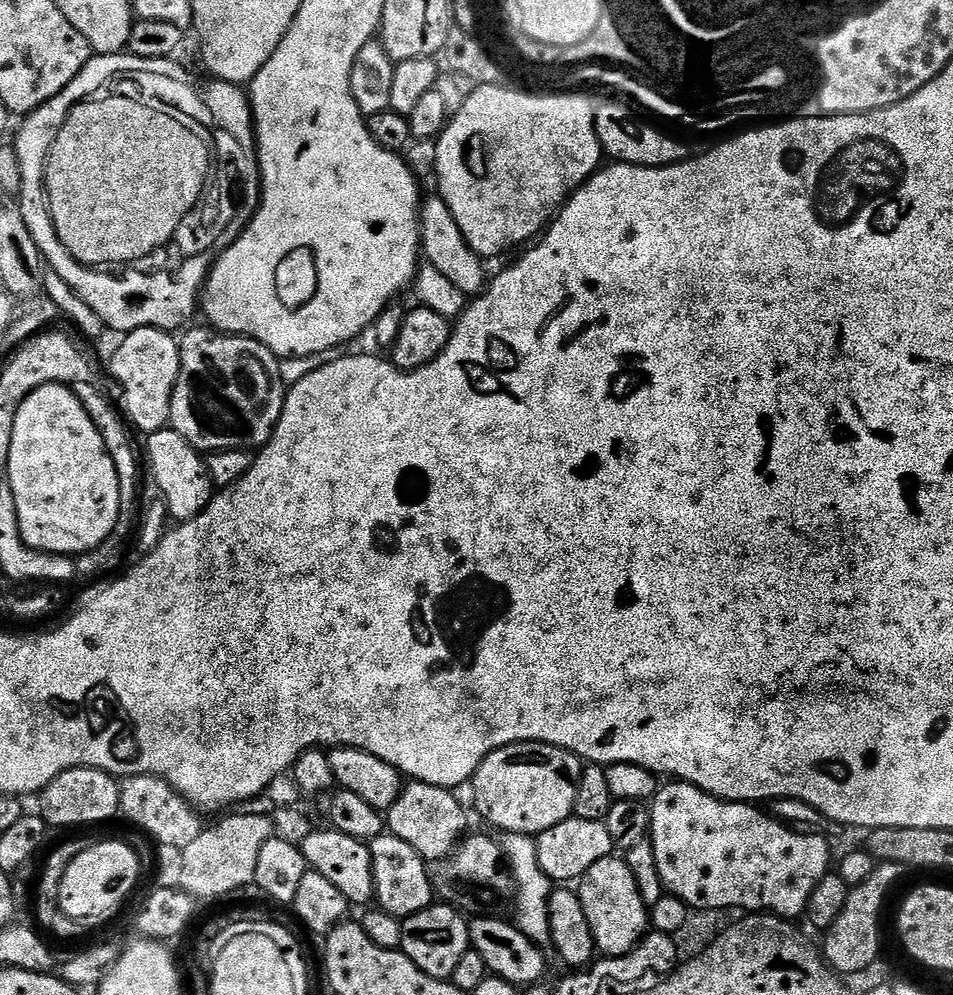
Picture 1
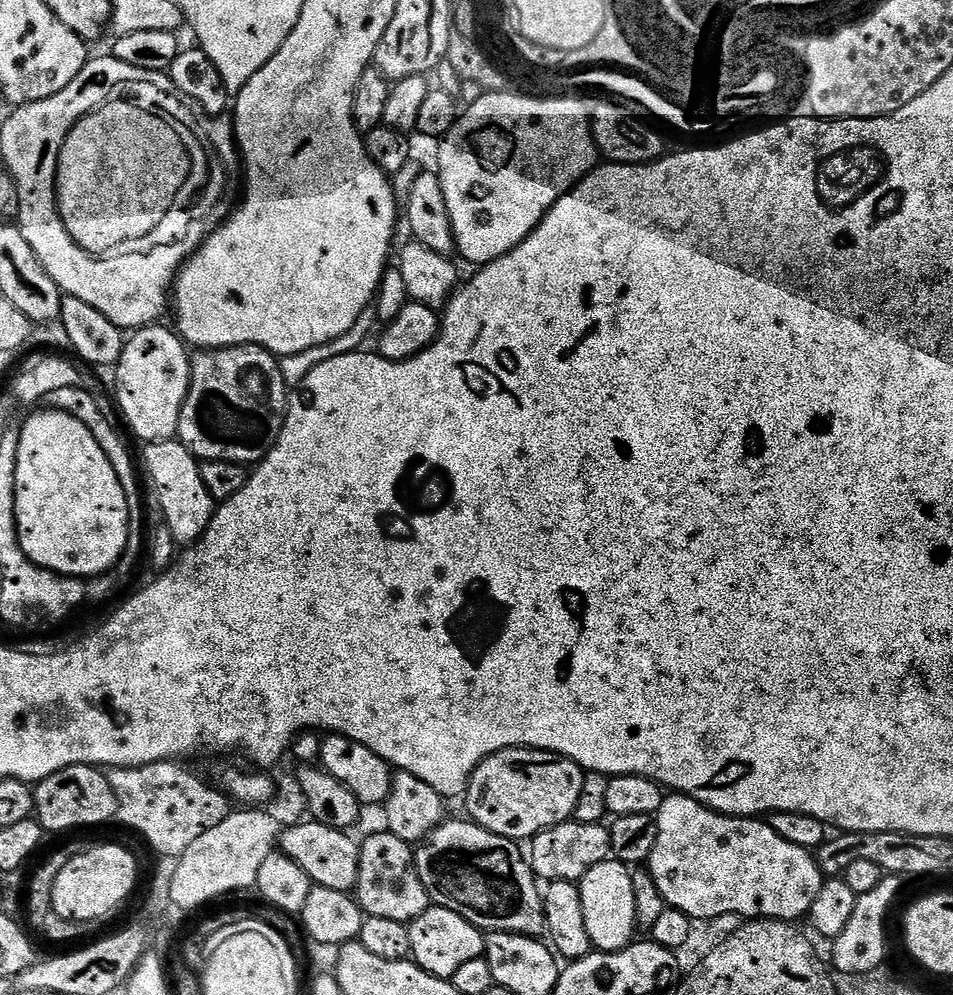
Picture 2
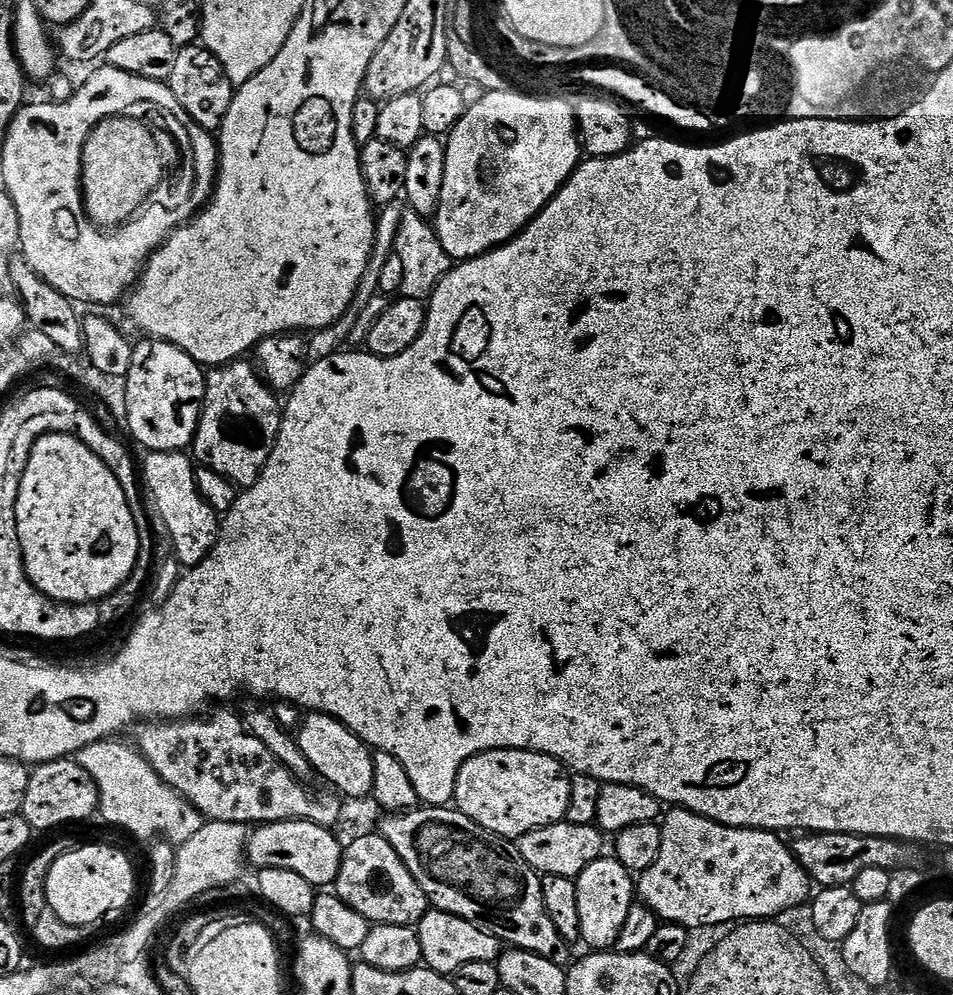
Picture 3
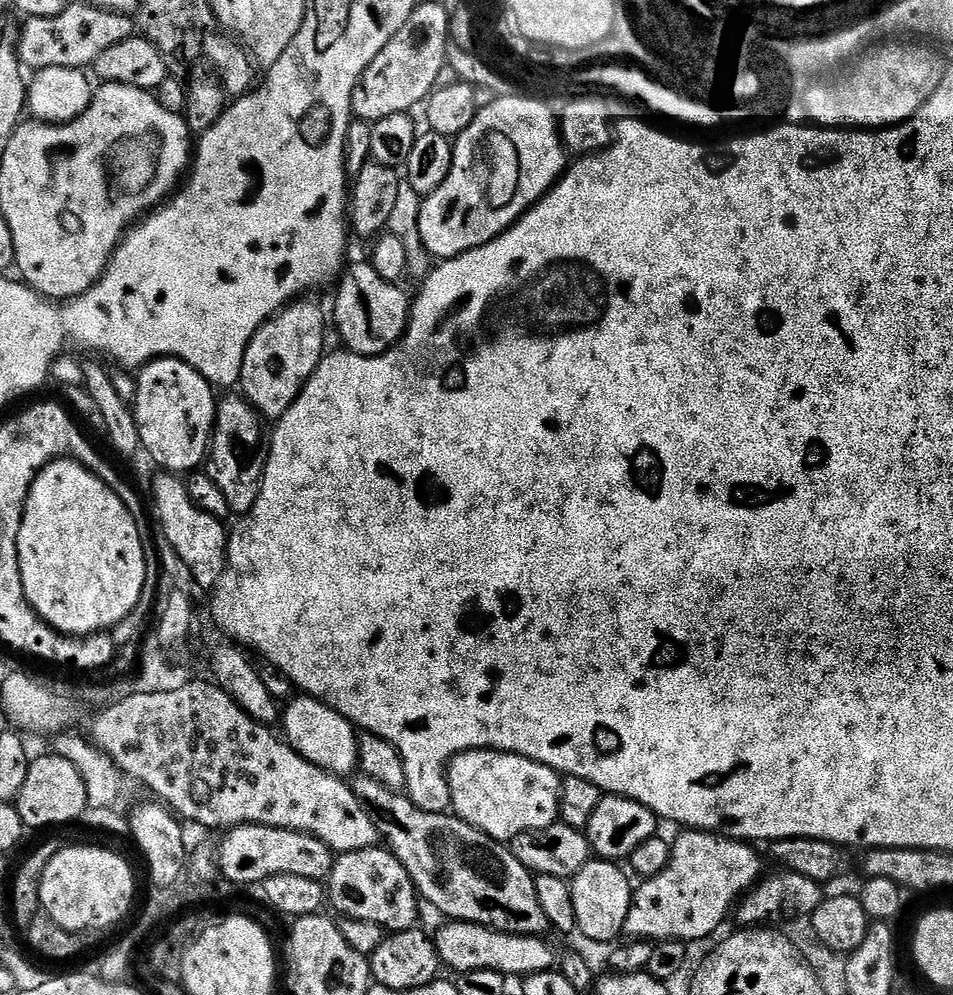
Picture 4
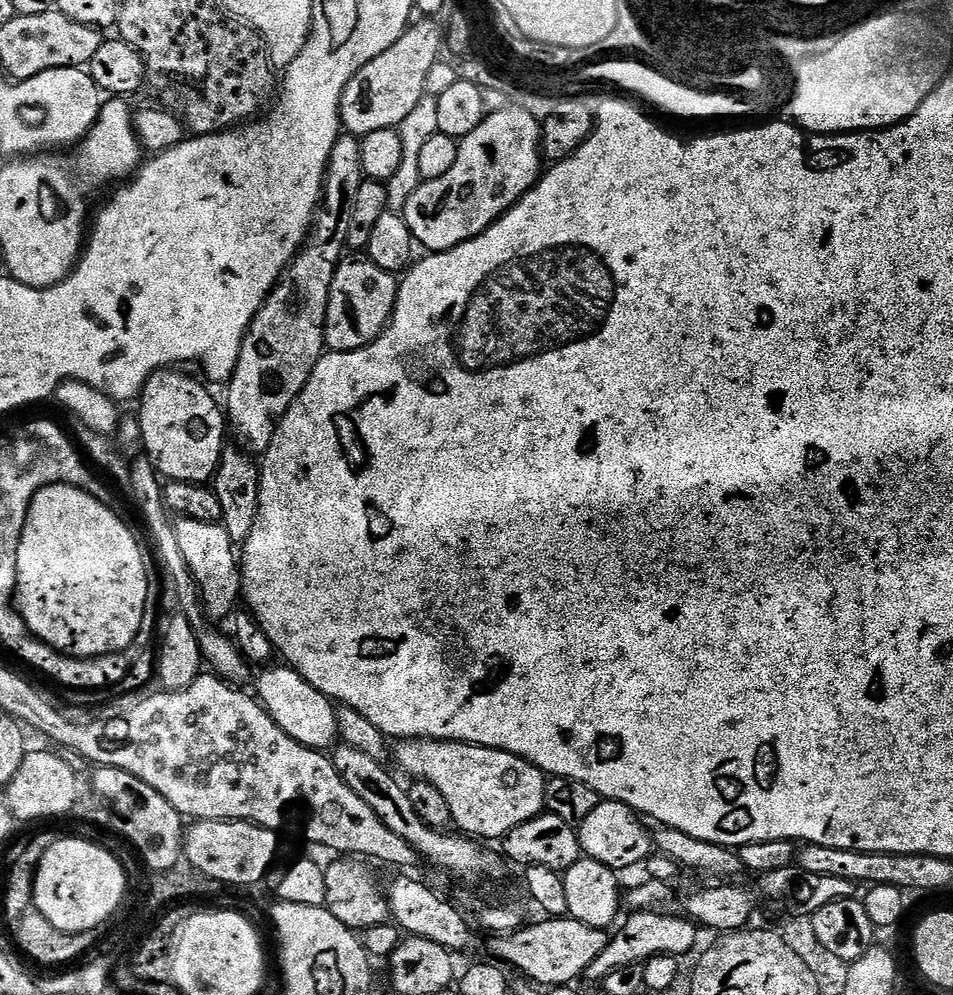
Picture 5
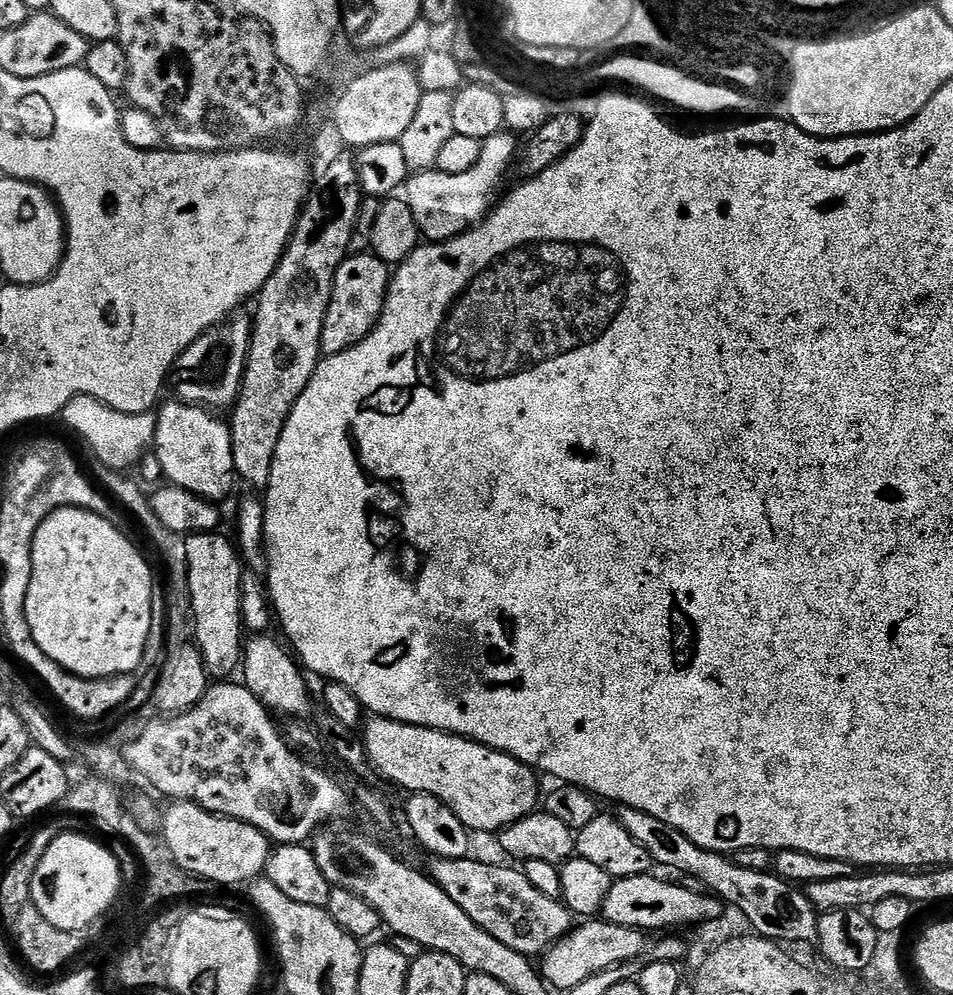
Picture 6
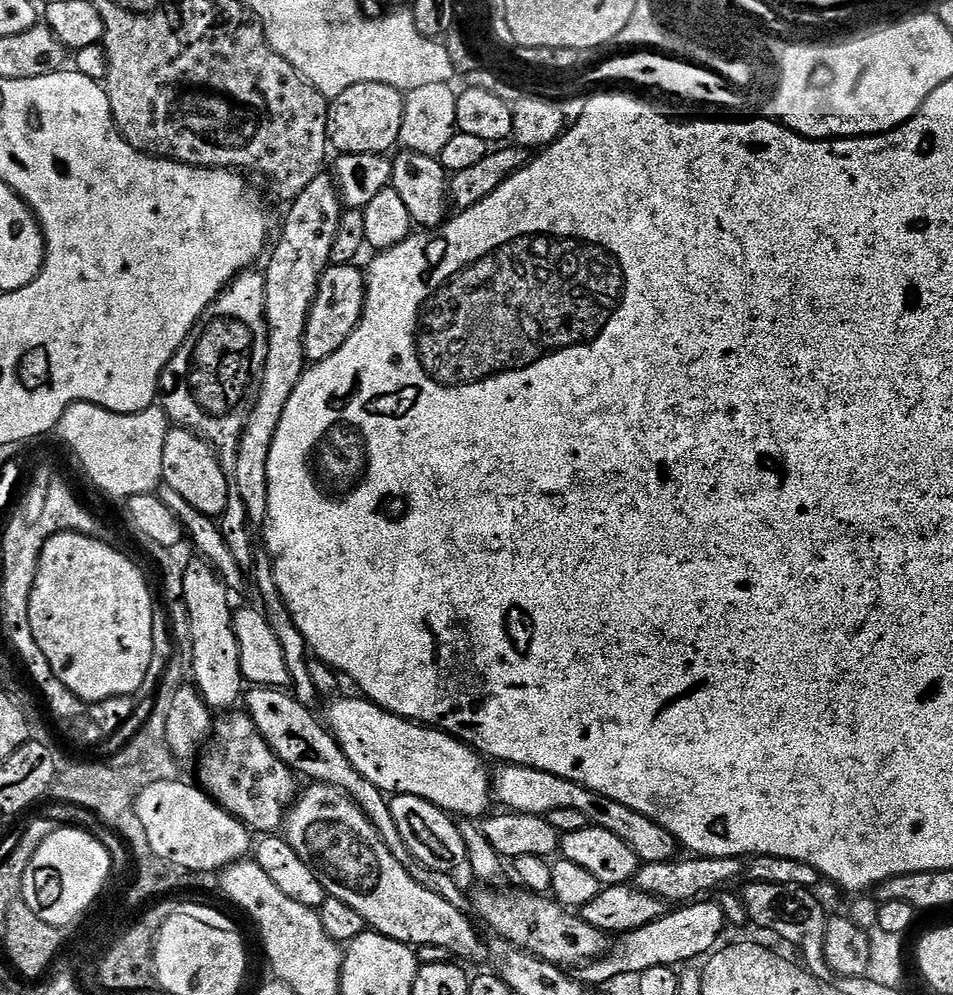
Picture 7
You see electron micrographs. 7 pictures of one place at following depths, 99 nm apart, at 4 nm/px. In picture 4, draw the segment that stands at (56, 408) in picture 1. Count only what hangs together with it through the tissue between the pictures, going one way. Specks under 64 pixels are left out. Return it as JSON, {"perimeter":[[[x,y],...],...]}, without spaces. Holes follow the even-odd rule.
{"perimeter":[[[62,459],[52,460],[34,478],[30,486],[30,494],[24,503],[22,514],[22,530],[18,530],[18,561],[21,563],[22,588],[28,604],[37,615],[50,627],[69,637],[84,637],[94,635],[96,632],[108,632],[116,624],[122,623],[131,614],[139,599],[142,598],[143,587],[146,584],[147,562],[143,556],[142,528],[130,510],[123,504],[122,498],[118,496],[97,476],[93,469],[79,464],[77,460]]]}

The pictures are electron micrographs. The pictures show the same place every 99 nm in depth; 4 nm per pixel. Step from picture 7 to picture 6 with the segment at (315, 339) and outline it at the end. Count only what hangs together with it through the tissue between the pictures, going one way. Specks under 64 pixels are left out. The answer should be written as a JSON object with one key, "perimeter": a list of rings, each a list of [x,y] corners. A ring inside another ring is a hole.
{"perimeter":[[[371,254],[347,256],[336,267],[334,286],[330,294],[330,306],[322,326],[320,351],[324,356],[333,356],[362,342],[376,328],[384,309],[390,283],[389,265]]]}

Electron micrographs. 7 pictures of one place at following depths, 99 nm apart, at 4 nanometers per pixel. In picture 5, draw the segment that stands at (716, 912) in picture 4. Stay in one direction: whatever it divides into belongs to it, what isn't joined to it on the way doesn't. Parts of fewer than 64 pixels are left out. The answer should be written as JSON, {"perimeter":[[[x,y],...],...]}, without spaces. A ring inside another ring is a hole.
{"perimeter":[[[632,912],[629,917],[624,925],[619,925],[620,933],[609,939],[606,950],[588,967],[589,977],[603,978],[612,972],[621,972],[624,968],[635,968],[655,956],[681,958],[694,946],[698,928],[685,917],[662,912]]]}

